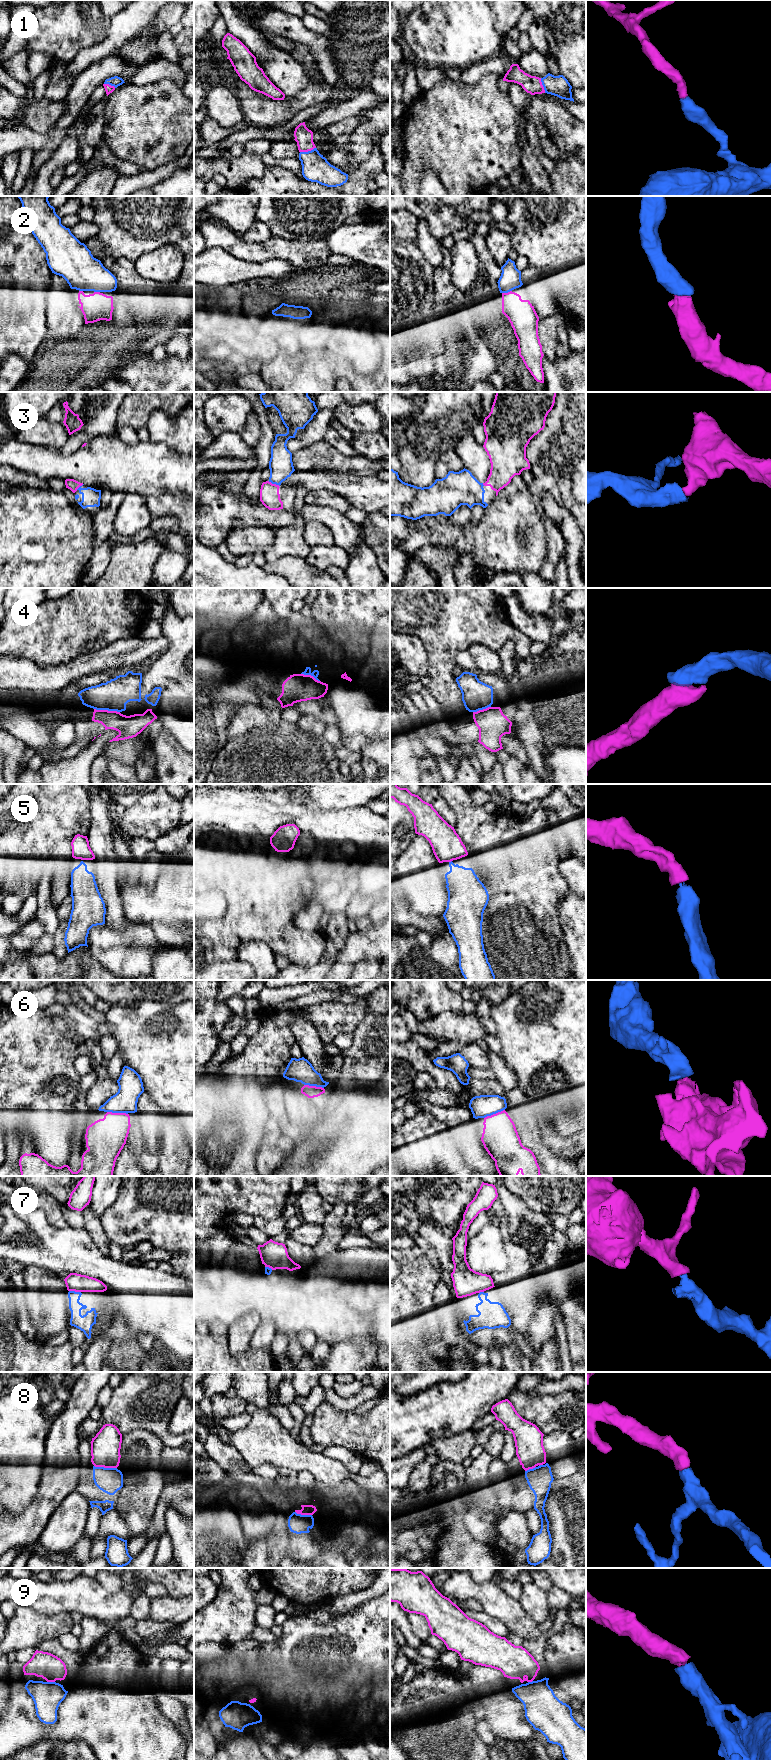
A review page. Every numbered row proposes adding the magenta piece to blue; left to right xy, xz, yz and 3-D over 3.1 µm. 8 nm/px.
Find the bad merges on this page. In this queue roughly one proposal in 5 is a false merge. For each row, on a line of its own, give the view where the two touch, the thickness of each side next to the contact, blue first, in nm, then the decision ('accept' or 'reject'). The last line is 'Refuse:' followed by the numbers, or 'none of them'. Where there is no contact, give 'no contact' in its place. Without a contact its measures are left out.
1: xz | 220/140 nm | accept
2: yz | 170/220 nm | accept
3: xz | 190/160 nm | accept
4: xy | 240/180 nm | accept
5: yz | 280/240 nm | accept
6: xy | 190/320 nm | accept
7: xy | 110/140 nm | accept
8: xy | 200/240 nm | accept
9: xy | 240/200 nm | accept
Refuse: none of them

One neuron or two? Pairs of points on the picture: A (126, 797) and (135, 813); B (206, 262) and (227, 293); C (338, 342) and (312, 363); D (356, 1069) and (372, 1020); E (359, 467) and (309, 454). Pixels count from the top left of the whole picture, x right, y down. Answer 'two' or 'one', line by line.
A: two
B: two
C: two
D: one
E: one

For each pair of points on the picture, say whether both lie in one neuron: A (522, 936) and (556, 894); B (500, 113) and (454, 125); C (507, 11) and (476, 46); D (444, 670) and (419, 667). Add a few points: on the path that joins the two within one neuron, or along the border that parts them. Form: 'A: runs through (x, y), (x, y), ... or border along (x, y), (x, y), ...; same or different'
A: runs through (534, 927), (537, 926), (537, 913), (544, 906); same
B: runs through (489, 124), (465, 124); same
C: border along (491, 10), (494, 16), (494, 28), (501, 39); different
D: border along (425, 647), (428, 653), (428, 675); different

